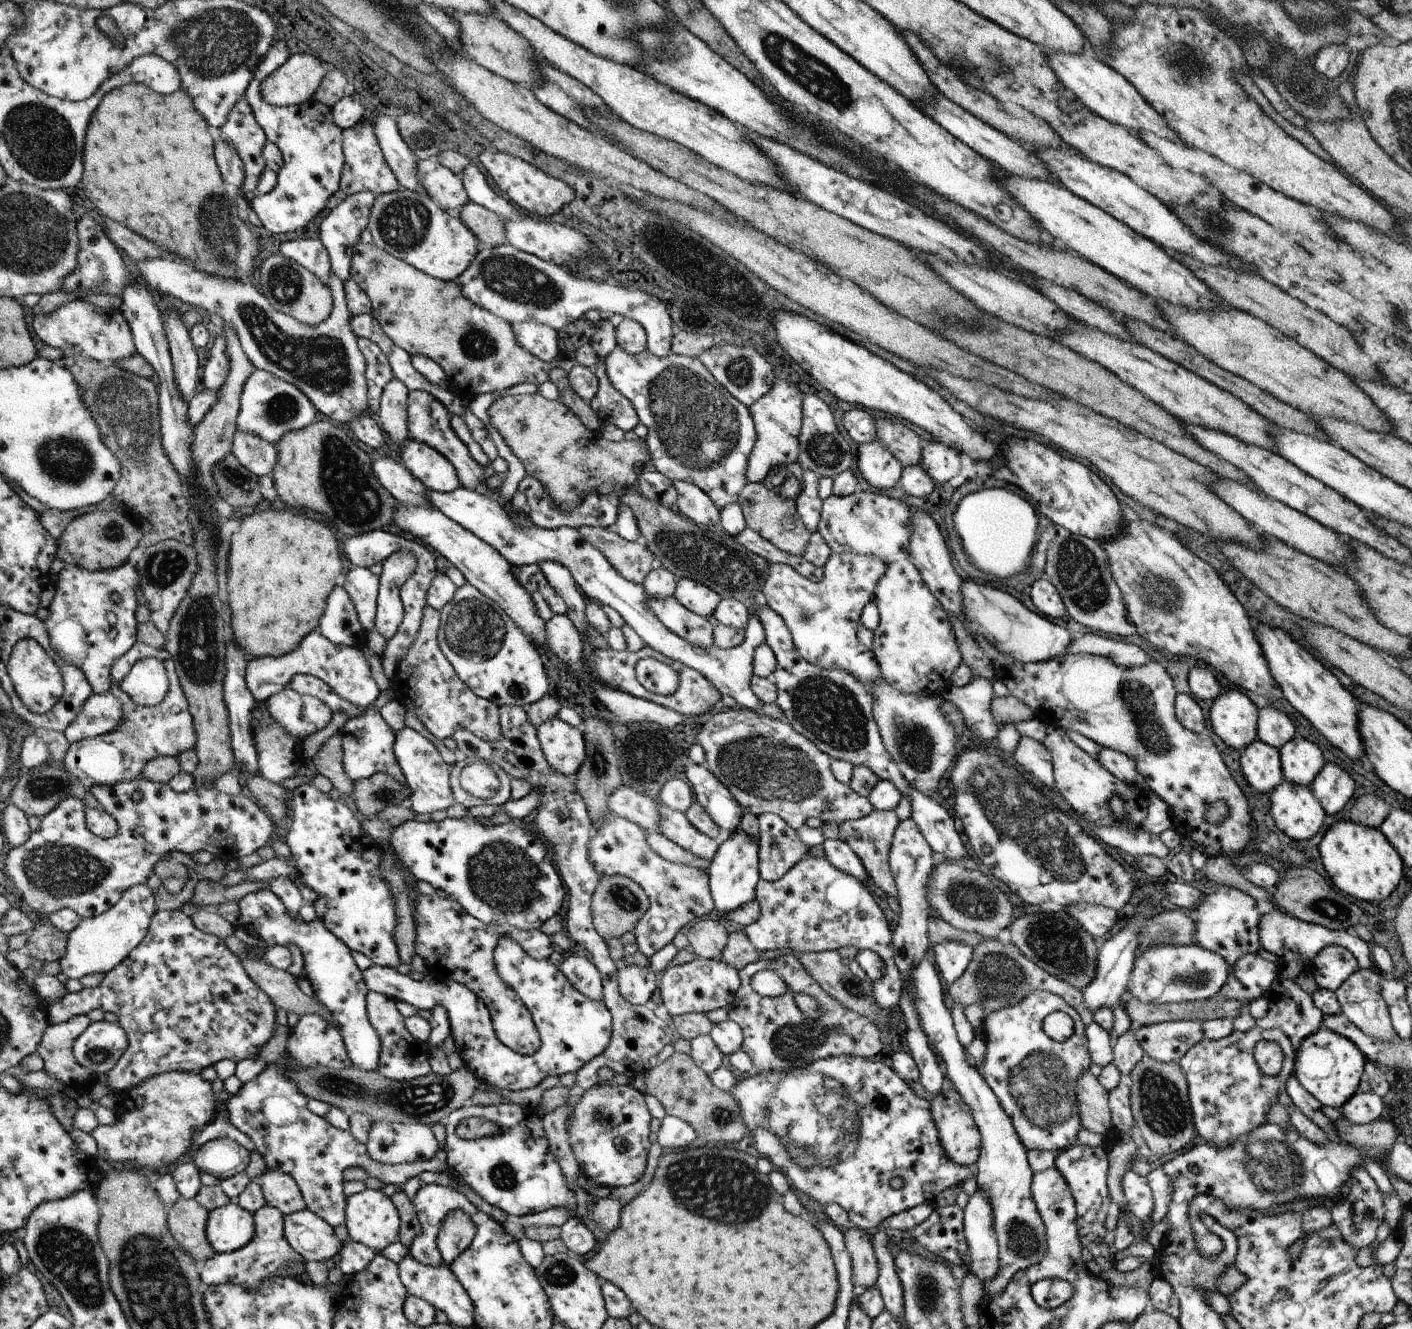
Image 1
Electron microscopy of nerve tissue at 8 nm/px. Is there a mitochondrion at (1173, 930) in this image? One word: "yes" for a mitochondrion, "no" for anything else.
yes

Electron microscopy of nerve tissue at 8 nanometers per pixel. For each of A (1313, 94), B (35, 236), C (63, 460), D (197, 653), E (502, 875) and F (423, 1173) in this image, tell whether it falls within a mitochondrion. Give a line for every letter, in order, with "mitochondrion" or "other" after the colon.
A: mitochondrion
B: mitochondrion
C: mitochondrion
D: mitochondrion
E: mitochondrion
F: other

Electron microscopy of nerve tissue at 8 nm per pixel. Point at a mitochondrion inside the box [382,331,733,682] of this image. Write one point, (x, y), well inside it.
(475, 631)

